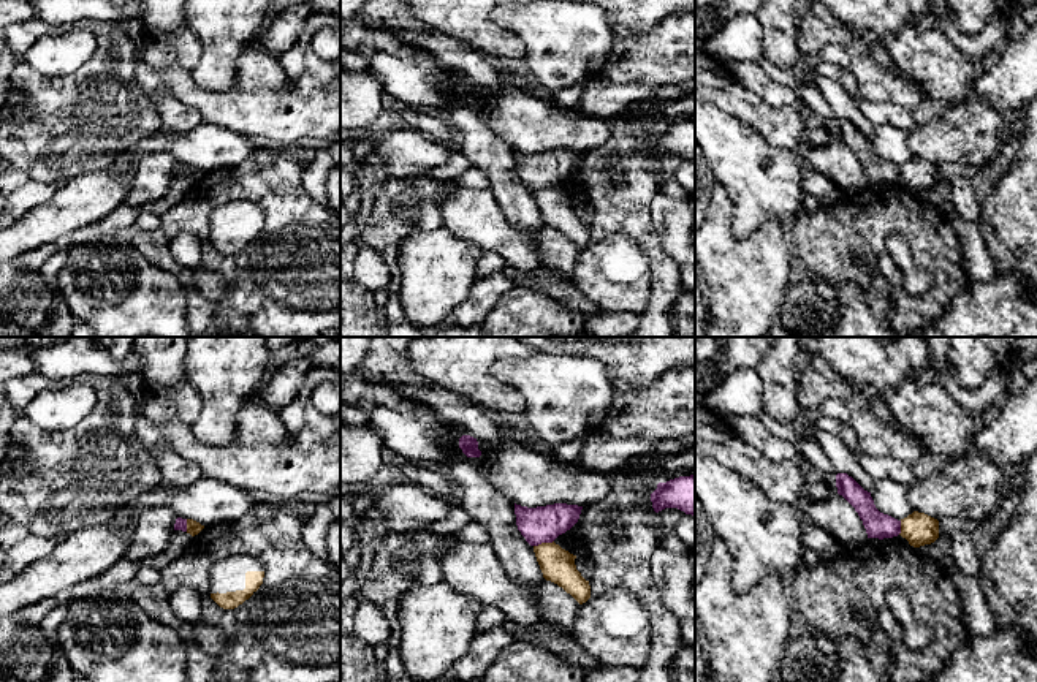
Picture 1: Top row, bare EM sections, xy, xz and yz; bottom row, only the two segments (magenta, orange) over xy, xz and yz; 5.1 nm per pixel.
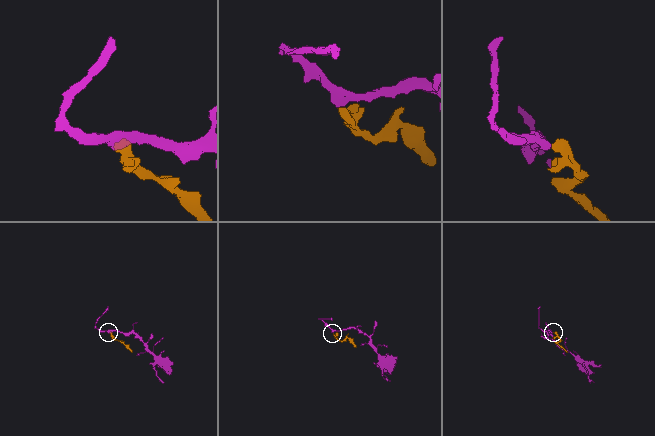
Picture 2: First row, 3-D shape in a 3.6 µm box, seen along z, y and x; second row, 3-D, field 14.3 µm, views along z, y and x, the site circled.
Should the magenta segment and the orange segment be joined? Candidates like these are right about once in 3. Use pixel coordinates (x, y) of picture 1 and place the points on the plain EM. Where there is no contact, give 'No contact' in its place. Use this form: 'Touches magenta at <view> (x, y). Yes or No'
Touches magenta at xz (543, 187). No

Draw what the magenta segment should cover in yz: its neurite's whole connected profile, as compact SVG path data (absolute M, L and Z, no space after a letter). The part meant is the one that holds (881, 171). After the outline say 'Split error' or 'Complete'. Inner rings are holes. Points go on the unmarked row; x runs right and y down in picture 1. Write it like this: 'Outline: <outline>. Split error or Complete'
Outline: M847 119L836 120L838 139L842 141L858 158L866 174L868 184L893 184L901 179L901 166L880 158L871 138L864 136L852 122Z. Complete

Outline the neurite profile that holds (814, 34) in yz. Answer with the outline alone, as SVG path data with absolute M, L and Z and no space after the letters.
M811 11L804 16L800 25L798 46L803 55L817 54L825 44L838 43L849 44L855 32L845 25L830 25Z

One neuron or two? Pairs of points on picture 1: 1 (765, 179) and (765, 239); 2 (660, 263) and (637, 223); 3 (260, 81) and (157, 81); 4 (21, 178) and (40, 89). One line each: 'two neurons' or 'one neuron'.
1: two neurons
2: one neuron
3: one neuron
4: two neurons

